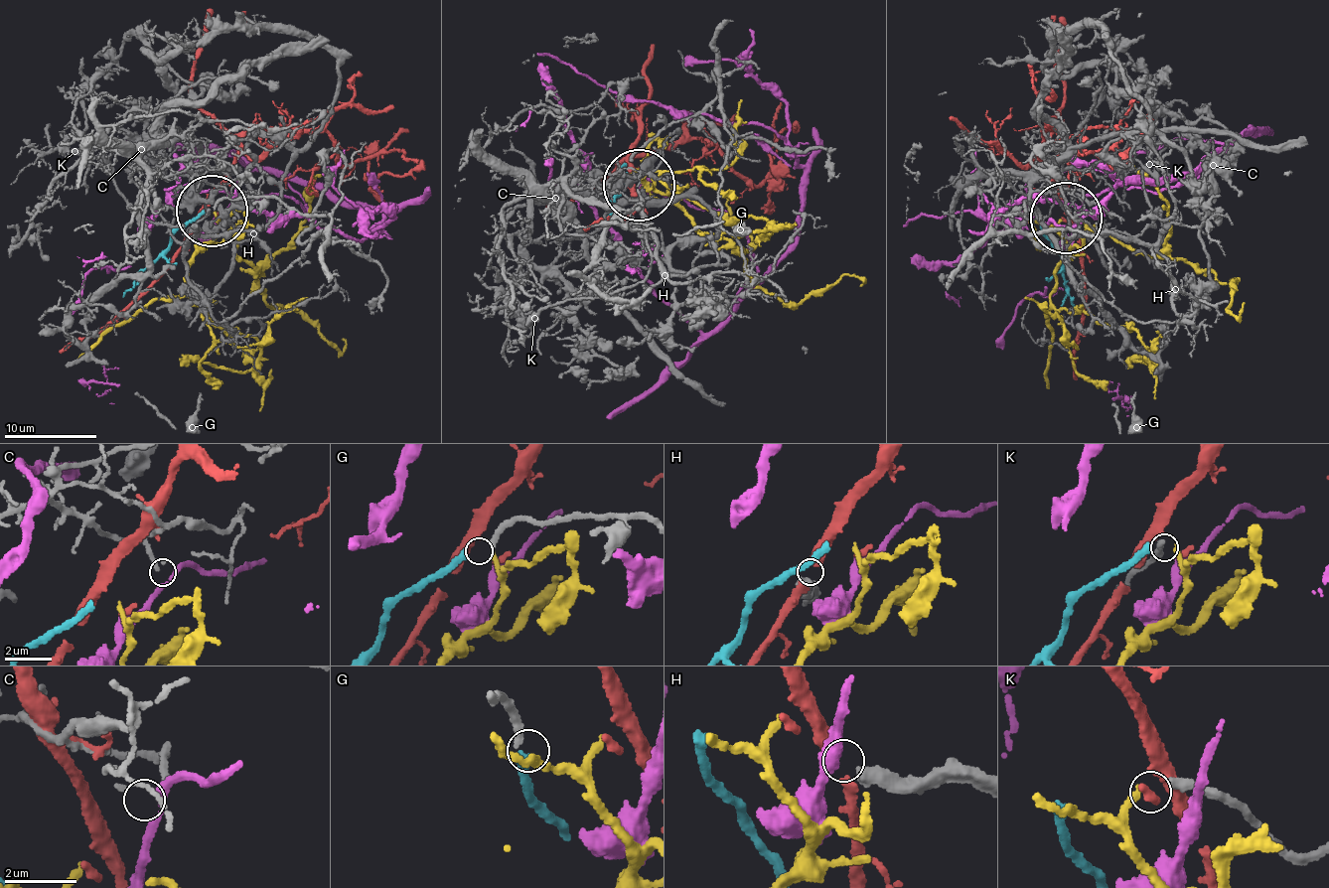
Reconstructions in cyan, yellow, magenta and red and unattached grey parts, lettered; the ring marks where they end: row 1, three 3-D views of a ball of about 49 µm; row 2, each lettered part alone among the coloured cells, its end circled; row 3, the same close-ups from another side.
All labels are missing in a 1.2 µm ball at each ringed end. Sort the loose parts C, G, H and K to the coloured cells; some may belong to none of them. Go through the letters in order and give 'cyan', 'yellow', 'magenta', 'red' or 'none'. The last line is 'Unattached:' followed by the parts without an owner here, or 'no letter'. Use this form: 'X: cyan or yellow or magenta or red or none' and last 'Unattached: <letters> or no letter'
C: none
G: cyan
H: red
K: yellow
Unattached: C

